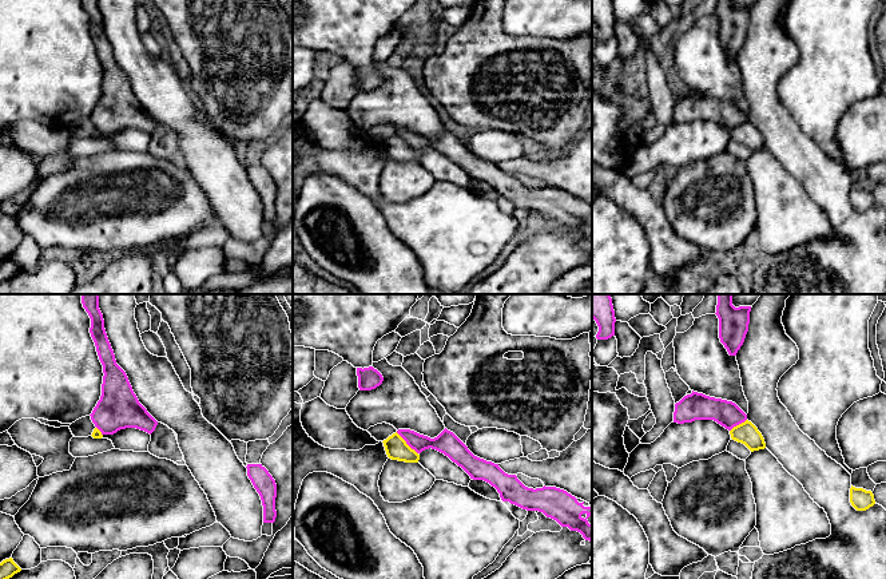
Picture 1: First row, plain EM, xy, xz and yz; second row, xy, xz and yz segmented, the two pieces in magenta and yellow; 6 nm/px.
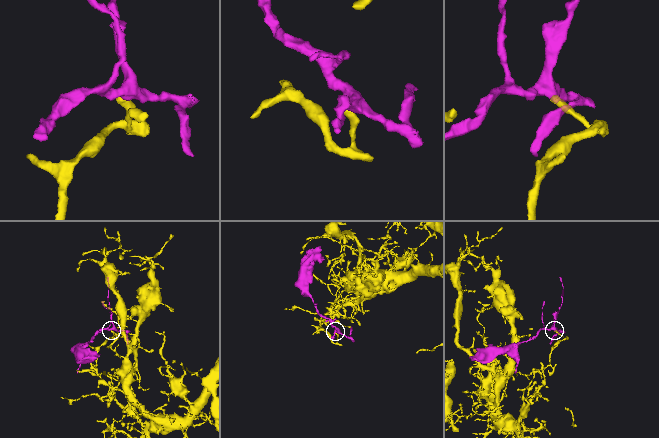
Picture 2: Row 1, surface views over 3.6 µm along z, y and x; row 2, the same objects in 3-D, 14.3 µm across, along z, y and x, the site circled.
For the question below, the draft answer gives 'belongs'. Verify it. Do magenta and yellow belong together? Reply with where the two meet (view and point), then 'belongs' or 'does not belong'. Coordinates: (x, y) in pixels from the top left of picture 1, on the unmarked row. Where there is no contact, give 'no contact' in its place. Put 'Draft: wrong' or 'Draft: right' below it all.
contact xz (406, 143); does not belong
Draft: wrong

